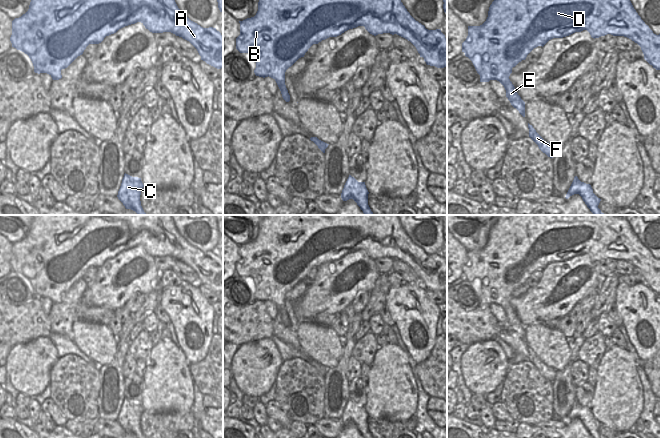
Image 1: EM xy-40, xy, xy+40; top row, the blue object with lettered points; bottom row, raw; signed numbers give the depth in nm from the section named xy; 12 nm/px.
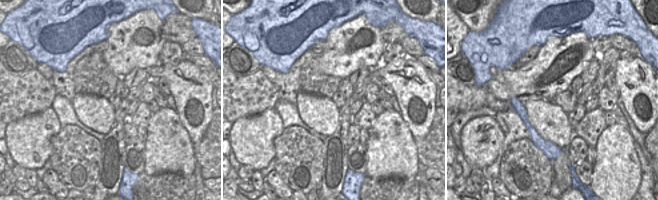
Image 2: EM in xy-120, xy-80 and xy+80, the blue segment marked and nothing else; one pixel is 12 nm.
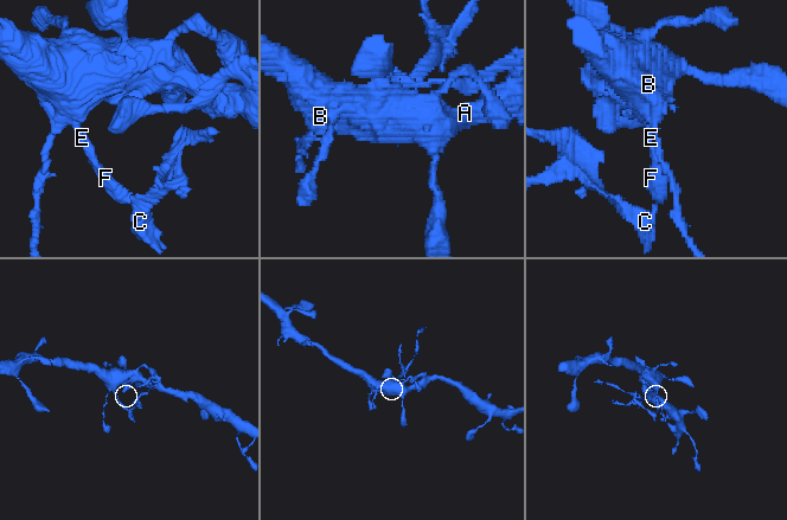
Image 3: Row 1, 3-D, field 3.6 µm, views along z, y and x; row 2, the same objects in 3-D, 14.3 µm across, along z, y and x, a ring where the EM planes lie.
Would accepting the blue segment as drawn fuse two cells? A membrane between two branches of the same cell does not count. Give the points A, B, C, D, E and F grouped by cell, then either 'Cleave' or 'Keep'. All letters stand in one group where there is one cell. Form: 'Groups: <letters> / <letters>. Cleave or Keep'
Groups: A B D / C E F. Cleave

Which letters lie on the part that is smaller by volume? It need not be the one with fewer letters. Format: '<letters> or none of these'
C, E, F

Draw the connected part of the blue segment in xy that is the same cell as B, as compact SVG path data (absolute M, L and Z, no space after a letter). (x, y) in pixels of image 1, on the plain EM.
M264 215L258 226L254 241L240 247L240 259L236 262L236 273L250 277L256 286L254 297L259 301L273 302L278 311L285 303L286 294L291 291L313 268L329 261L337 261L349 253L364 250L372 259L397 258L410 265L427 289L437 292L447 290L447 263L440 253L428 254L407 235L397 215Z

